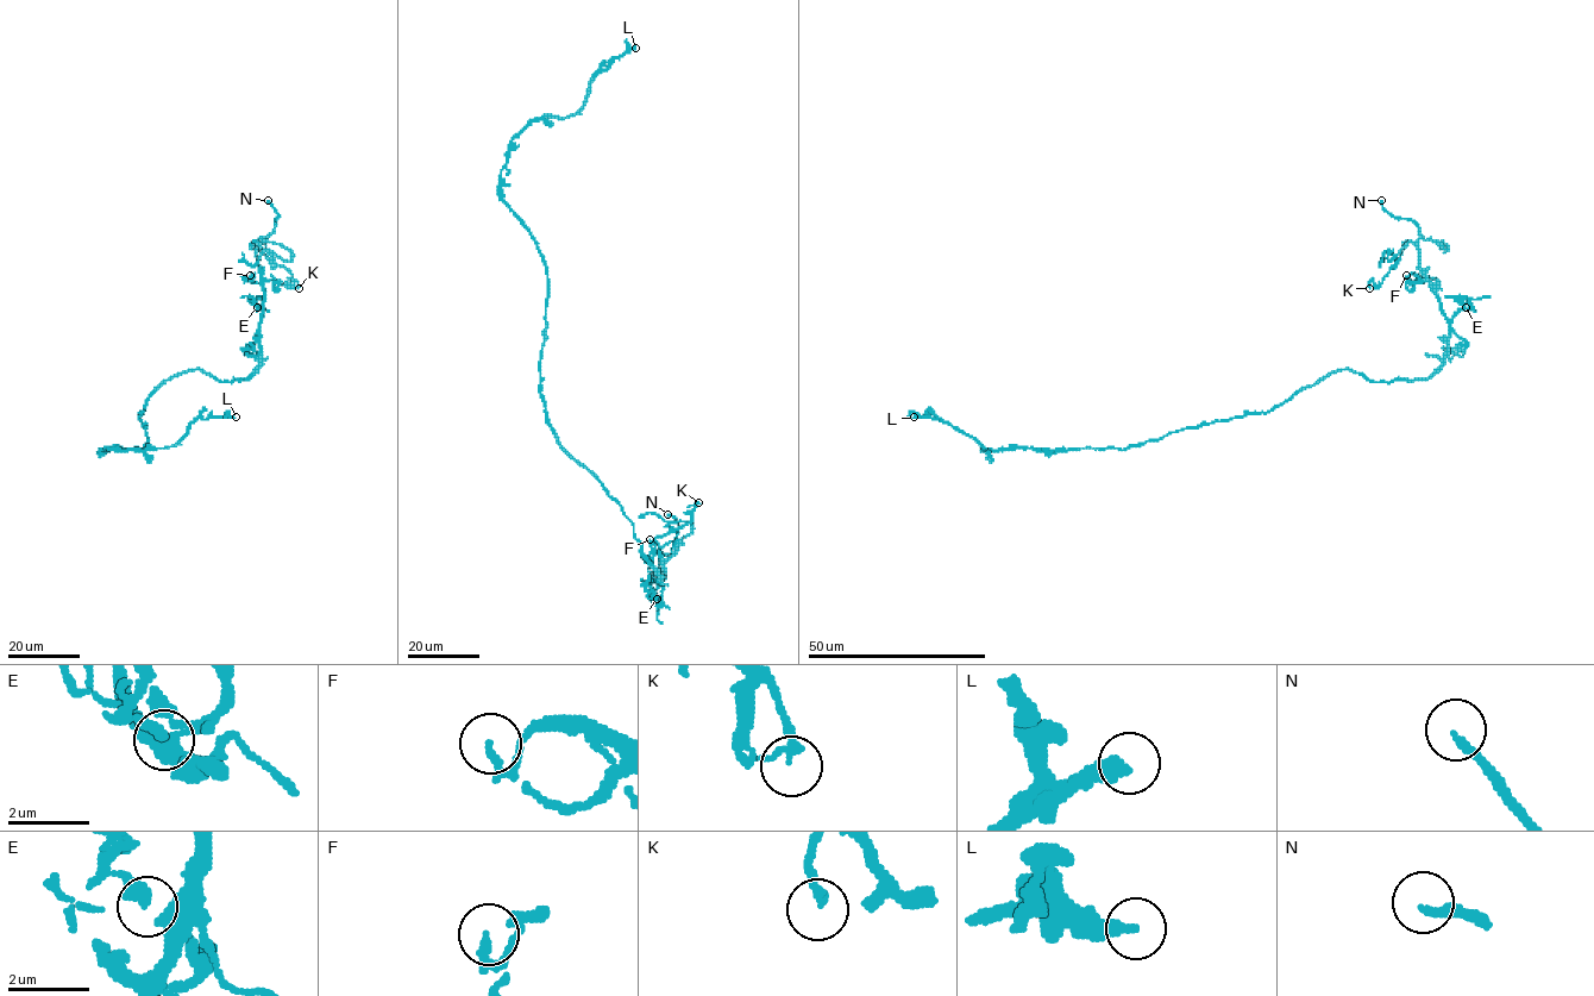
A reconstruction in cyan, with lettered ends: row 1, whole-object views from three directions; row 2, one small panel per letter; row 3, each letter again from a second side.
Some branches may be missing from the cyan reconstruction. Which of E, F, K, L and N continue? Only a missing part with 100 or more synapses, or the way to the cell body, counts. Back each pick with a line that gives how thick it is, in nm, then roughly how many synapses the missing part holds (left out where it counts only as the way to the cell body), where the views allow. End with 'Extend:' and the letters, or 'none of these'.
L: 400 nm | 400 syn
N: 200 nm
Extend: L, N

